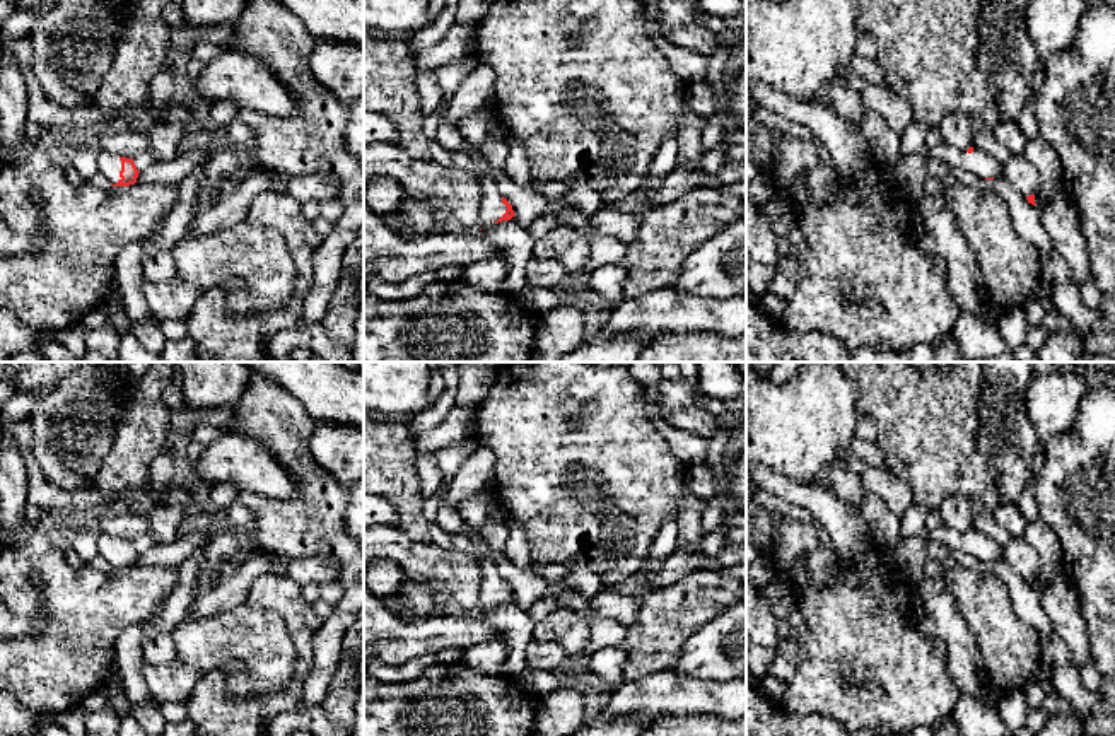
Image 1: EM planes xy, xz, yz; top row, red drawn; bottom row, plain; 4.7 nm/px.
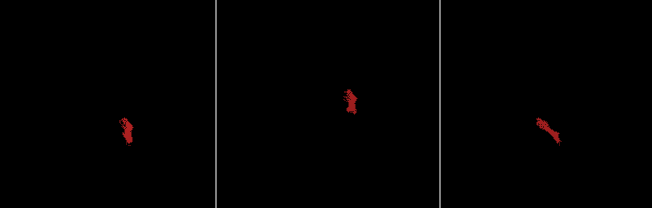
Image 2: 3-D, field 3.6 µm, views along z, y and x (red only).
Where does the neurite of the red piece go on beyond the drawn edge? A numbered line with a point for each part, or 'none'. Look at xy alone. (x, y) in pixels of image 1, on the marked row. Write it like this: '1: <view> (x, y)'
1: xy (110, 166)

